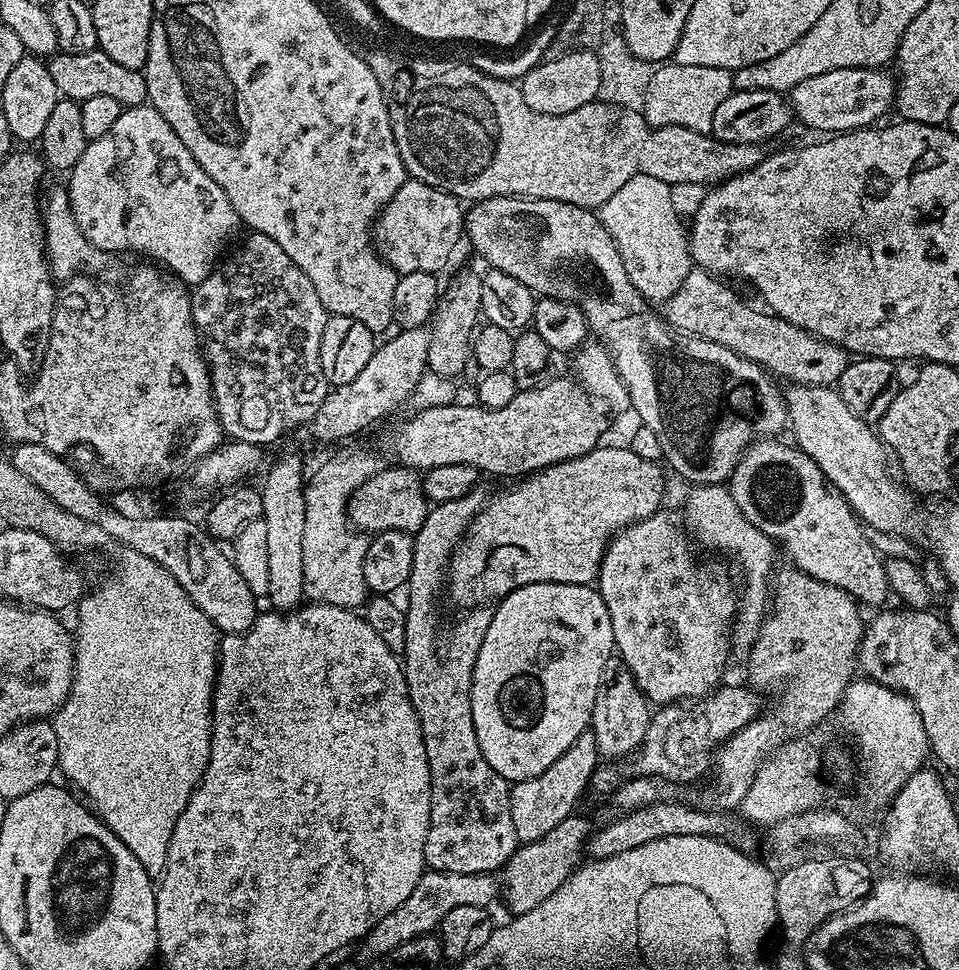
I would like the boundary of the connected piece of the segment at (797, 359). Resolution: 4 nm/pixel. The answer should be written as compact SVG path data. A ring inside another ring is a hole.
M693 266L678 292L663 305L667 323L681 334L718 342L718 346L734 350L734 354L767 368L773 377L785 376L792 384L810 384L813 388L835 385L850 363L849 353L767 310L751 308L728 284L731 283L704 268Z

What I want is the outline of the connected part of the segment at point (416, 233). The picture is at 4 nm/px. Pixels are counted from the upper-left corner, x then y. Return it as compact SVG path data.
M405 179L396 197L375 221L376 251L400 276L415 272L443 273L460 240L462 244L465 235L464 214L461 201L449 192L426 186L426 182L421 180Z

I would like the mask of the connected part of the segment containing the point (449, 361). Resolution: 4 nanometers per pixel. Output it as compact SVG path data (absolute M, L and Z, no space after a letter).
M464 272L452 285L447 285L430 324L432 342L428 351L428 369L436 375L456 378L456 375L470 364L472 338L482 320L480 303L482 286L477 273Z

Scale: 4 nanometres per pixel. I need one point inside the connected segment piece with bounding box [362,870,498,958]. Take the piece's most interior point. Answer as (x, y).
(437, 893)

